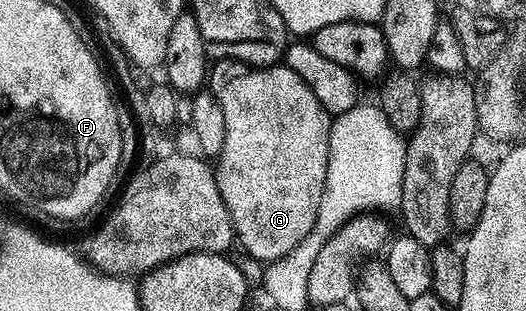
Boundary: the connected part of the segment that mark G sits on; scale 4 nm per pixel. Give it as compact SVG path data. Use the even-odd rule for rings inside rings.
M225 60L218 61L216 65L208 71L207 86L208 89L219 100L223 108L223 120L227 120L227 140L223 140L221 153L215 159L215 173L217 176L217 187L219 196L223 196L223 204L227 204L227 212L231 216L231 224L236 241L241 242L241 246L246 250L245 254L255 261L268 264L286 256L305 236L313 234L319 222L319 211L321 208L321 197L325 191L325 181L327 180L327 164L329 163L329 127L331 125L331 115L315 100L315 92L291 72L291 68L284 64L276 66L262 66L260 68L242 69L242 74L233 74L229 78L230 63Z

